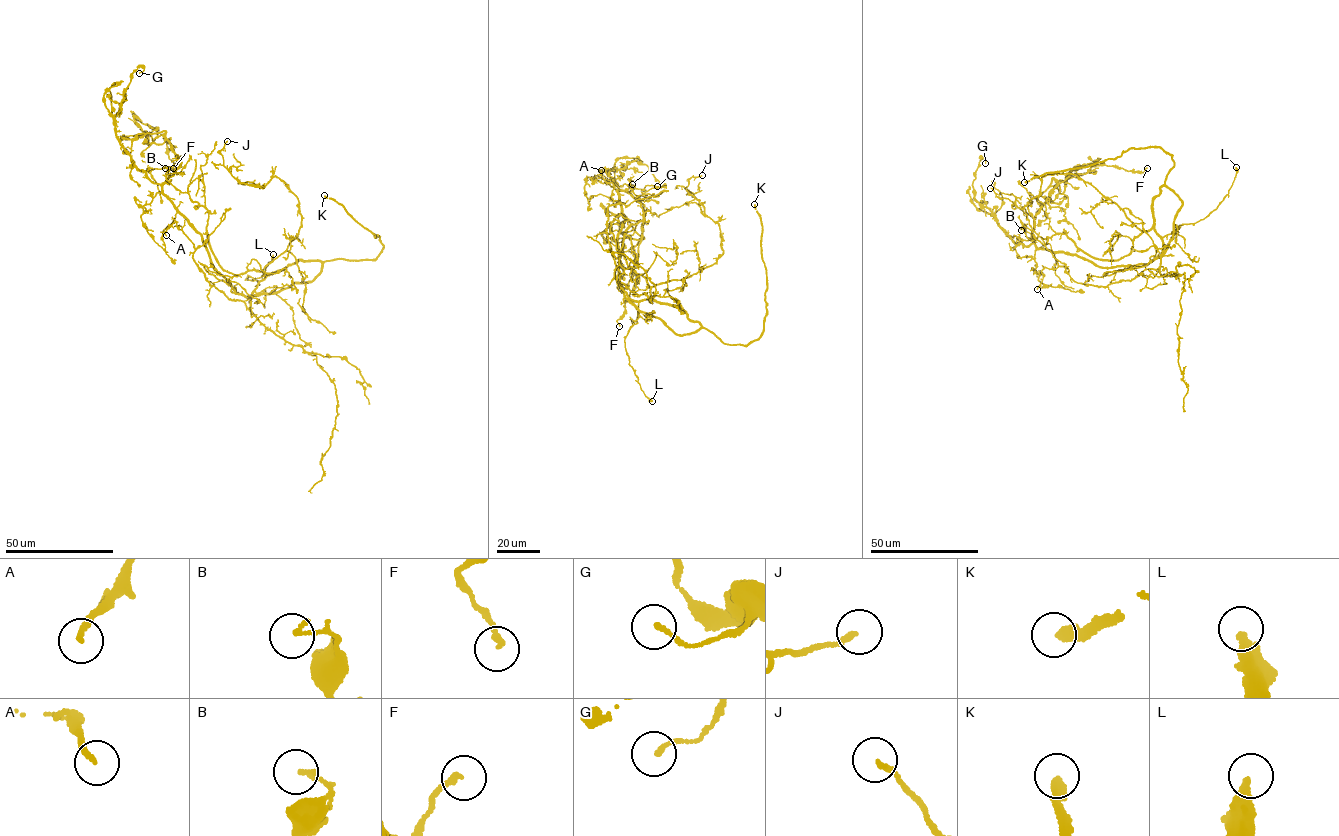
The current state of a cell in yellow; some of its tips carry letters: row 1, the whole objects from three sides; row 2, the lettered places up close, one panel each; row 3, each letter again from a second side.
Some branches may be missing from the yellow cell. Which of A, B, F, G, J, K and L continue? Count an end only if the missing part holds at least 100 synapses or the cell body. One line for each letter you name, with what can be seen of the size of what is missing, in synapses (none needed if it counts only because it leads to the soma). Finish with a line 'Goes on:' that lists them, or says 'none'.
Goes on: K

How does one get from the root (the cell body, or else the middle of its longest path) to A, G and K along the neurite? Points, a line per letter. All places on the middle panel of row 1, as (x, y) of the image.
A: (617, 274), (624, 292), (606, 231), (607, 208), (616, 207), (611, 197), (614, 186), (604, 180), (601, 170)
G: (617, 274), (617, 237), (625, 219), (618, 187), (607, 171), (636, 160), (646, 165), (664, 185), (657, 186)
K: (617, 274), (626, 298), (676, 305), (724, 343), (748, 345), (762, 331), (766, 311), (762, 225), (754, 204)

